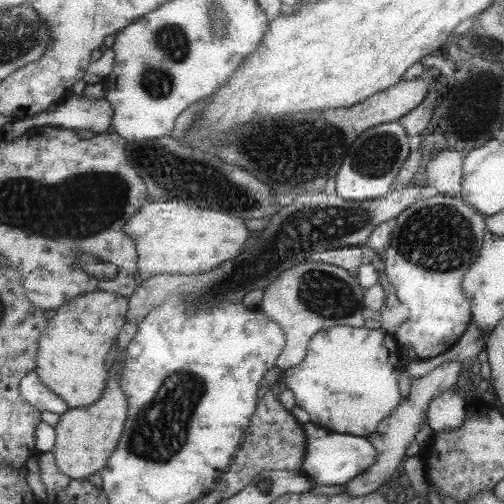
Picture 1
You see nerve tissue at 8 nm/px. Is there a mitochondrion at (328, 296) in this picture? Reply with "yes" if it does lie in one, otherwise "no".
yes

